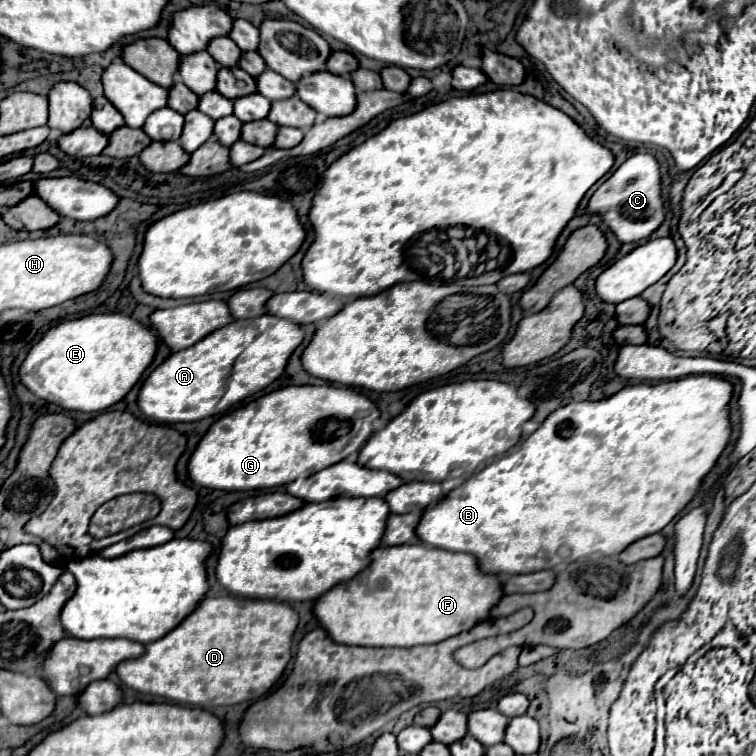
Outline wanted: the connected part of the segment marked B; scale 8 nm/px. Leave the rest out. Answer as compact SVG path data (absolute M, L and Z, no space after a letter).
M686 376L686 378L678 378L672 382L660 382L660 384L627 385L620 392L616 392L614 396L598 400L598 402L566 404L566 406L558 408L556 412L552 412L542 422L542 426L530 438L526 438L522 442L520 450L510 452L508 456L486 466L482 472L470 476L466 480L466 484L460 486L460 490L452 490L450 494L446 494L446 498L440 504L436 504L428 512L424 512L424 516L420 520L420 534L418 536L422 542L428 542L430 546L436 546L442 550L474 554L480 560L480 568L484 568L486 572L492 572L492 574L528 574L528 572L538 572L538 570L550 570L558 562L576 560L578 550L572 550L574 536L566 538L566 534L570 530L582 530L580 532L582 542L590 544L592 552L602 552L604 556L616 556L624 548L628 548L628 544L632 544L644 536L660 532L696 496L702 480L706 478L706 474L710 474L714 470L720 454L728 446L728 440L730 440L730 420L728 420L730 398L732 398L732 384L728 380L718 378L718 376Z

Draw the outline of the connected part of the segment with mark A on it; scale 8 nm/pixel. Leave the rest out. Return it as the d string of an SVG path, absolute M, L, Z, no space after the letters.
M272 314L256 320L234 320L192 348L180 350L162 362L144 382L138 394L138 406L152 422L166 424L196 422L222 414L278 380L292 352L302 342L304 332L292 320L280 320Z

